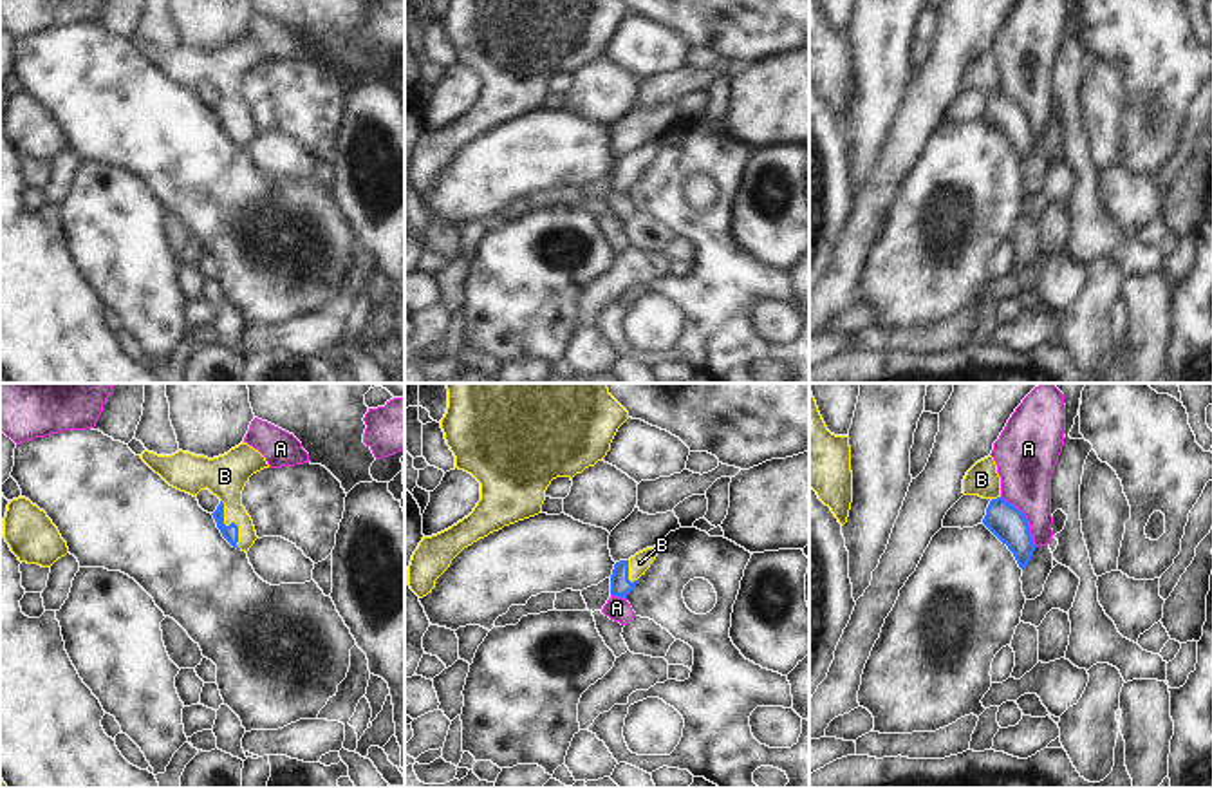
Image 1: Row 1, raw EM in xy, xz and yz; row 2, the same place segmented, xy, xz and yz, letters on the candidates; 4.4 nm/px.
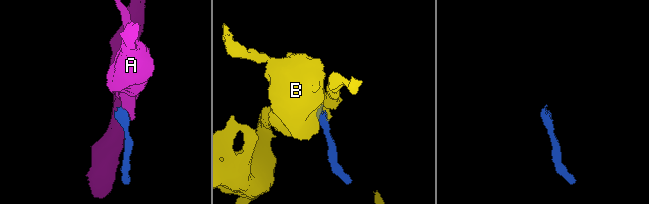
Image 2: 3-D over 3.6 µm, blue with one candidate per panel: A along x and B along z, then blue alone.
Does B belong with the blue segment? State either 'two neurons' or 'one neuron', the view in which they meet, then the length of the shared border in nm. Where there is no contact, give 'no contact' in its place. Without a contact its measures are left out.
one neuron | xy | 240 nm

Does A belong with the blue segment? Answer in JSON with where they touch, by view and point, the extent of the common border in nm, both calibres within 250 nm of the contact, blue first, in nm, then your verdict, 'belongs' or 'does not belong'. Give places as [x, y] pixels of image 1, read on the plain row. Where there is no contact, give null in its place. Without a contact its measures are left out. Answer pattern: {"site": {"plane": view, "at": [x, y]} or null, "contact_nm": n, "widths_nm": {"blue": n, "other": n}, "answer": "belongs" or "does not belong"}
{"site": {"plane": "yz", "at": [1026, 114]}, "contact_nm": 280, "widths_nm": {"blue": 160, "other": 260}, "answer": "does not belong"}

